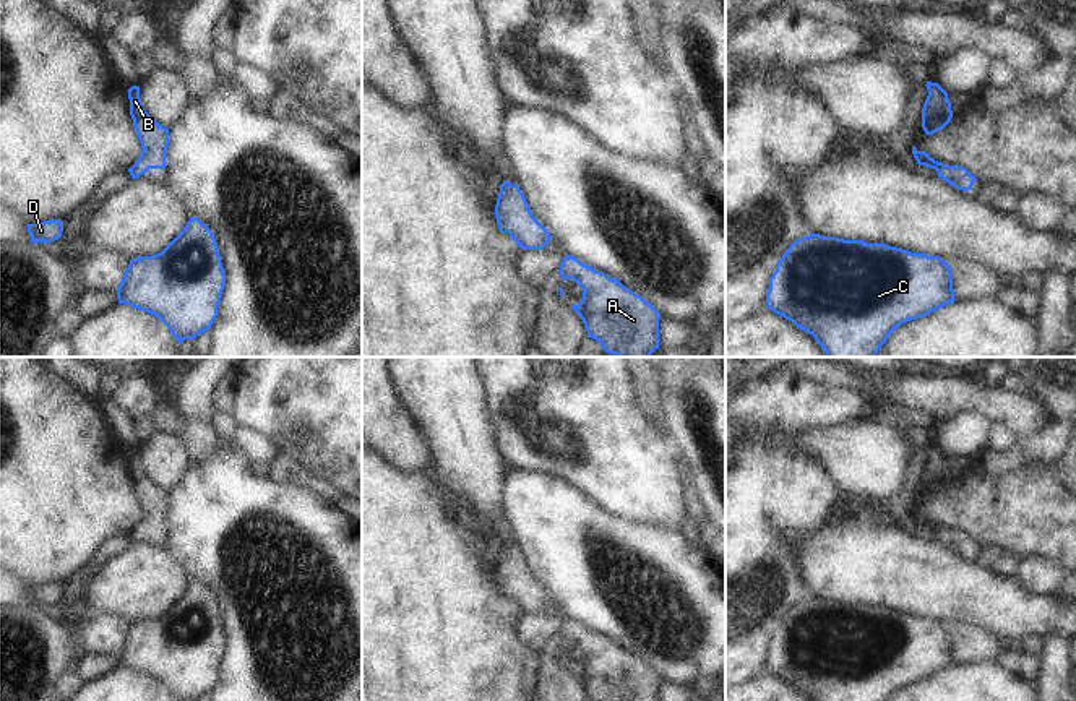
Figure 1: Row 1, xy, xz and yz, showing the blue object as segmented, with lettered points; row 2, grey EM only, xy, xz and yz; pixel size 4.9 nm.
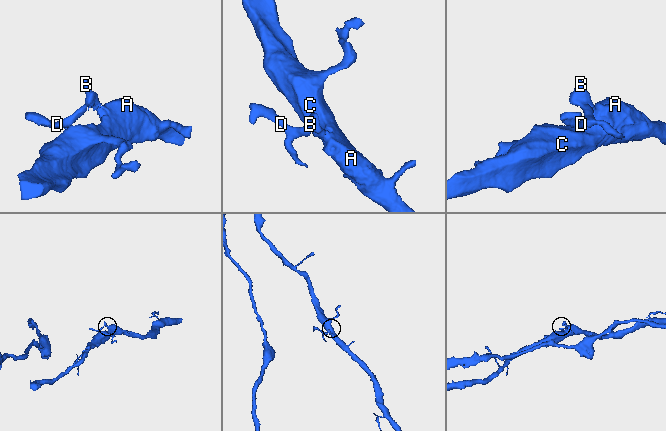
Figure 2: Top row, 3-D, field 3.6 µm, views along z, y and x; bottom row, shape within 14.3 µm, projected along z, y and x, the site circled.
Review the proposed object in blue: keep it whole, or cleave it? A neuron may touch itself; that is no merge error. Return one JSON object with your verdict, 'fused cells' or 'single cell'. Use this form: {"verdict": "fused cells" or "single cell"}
{"verdict": "single cell"}

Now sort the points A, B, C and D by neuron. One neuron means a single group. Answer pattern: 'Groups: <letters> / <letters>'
Groups: A B C D

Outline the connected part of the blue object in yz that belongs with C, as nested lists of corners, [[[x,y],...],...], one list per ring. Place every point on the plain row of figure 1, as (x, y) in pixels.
[[[820,597],[790,607],[766,656],[769,673],[813,701],[889,701],[902,686],[954,664],[951,631],[940,620]]]

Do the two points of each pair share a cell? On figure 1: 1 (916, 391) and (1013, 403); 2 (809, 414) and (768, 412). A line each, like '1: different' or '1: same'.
1: same
2: same

